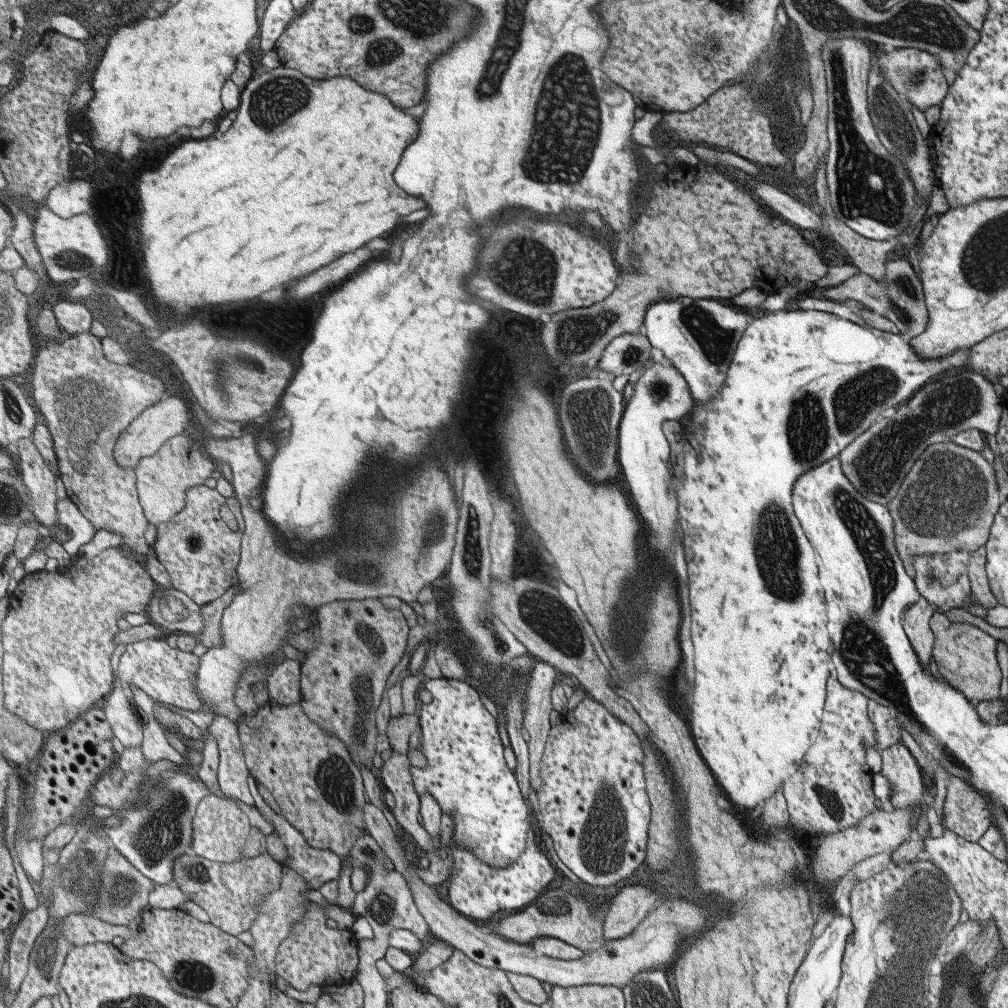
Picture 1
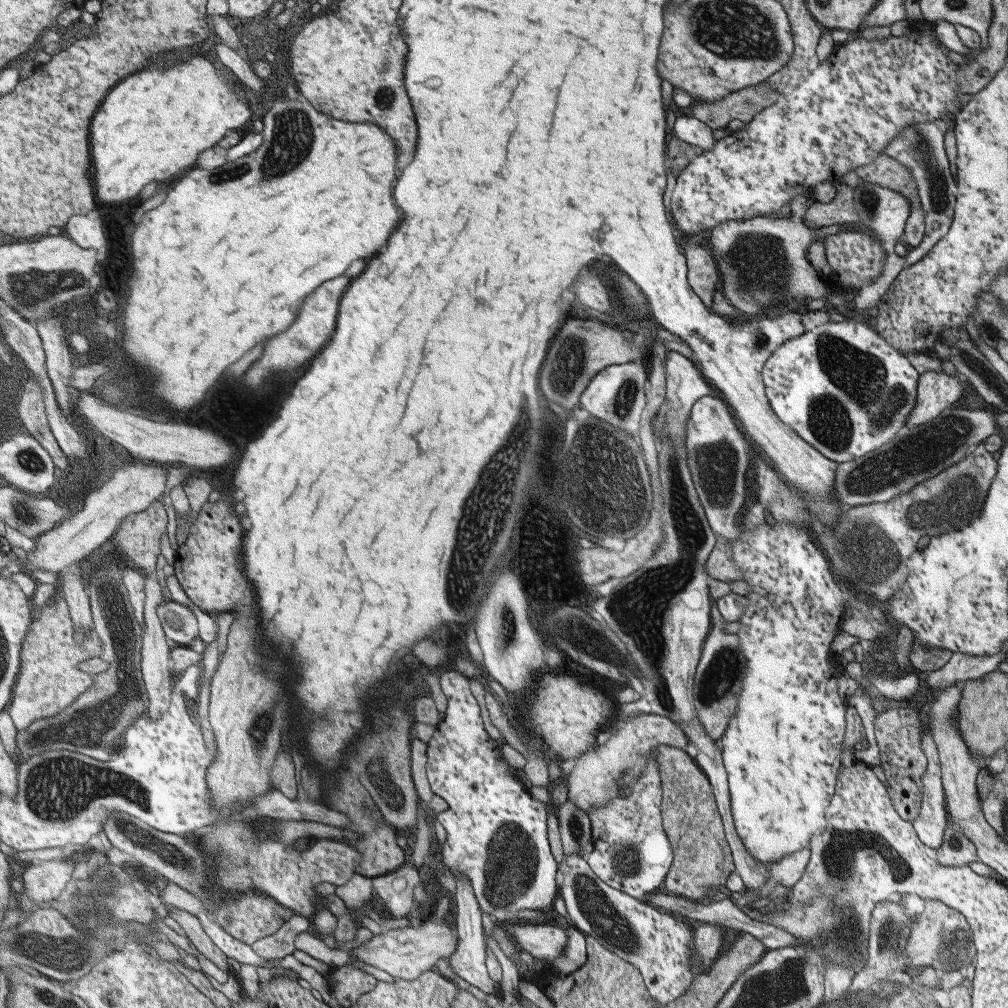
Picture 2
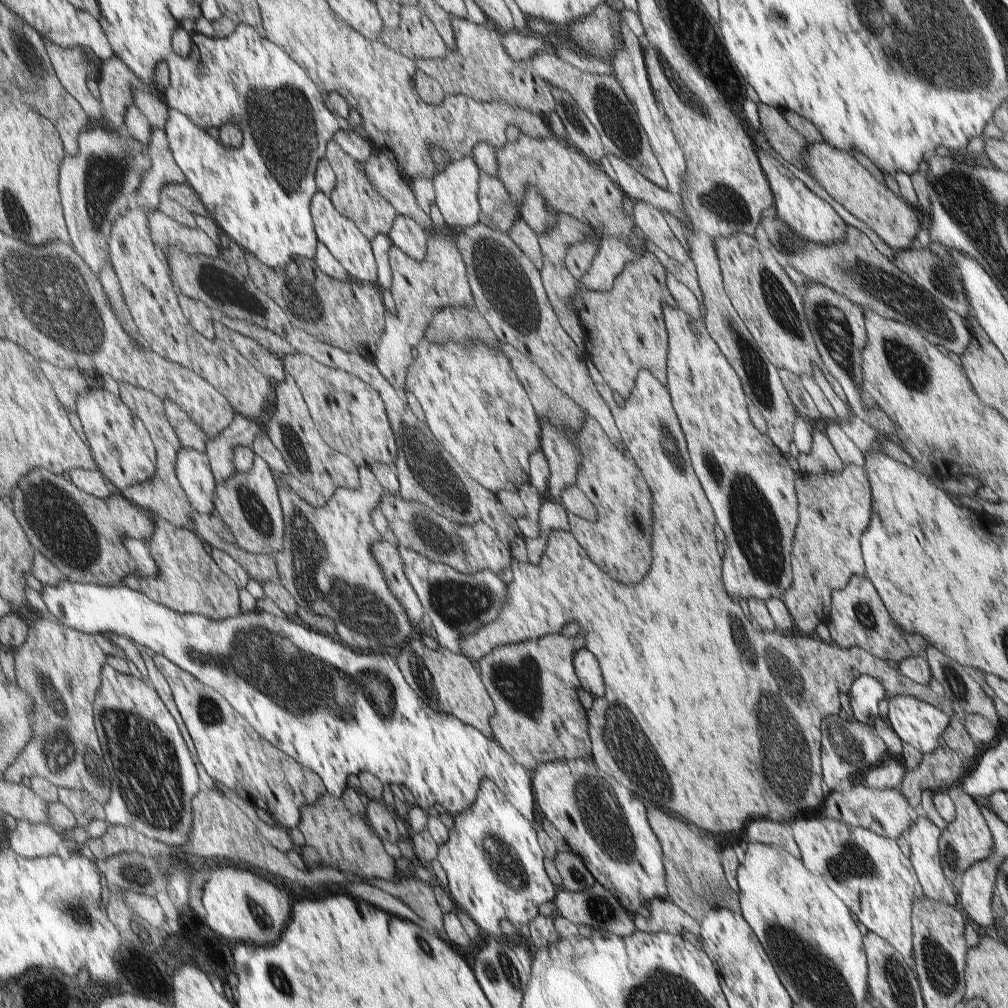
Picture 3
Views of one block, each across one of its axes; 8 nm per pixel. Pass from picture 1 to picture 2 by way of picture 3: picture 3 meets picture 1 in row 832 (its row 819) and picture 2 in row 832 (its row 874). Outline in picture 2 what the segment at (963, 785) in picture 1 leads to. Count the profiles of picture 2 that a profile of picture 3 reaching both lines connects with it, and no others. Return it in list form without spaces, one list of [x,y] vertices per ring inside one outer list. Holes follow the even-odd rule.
[[[953,822],[944,831],[944,843],[937,847],[938,861],[943,866],[966,866],[978,860],[974,844]]]

